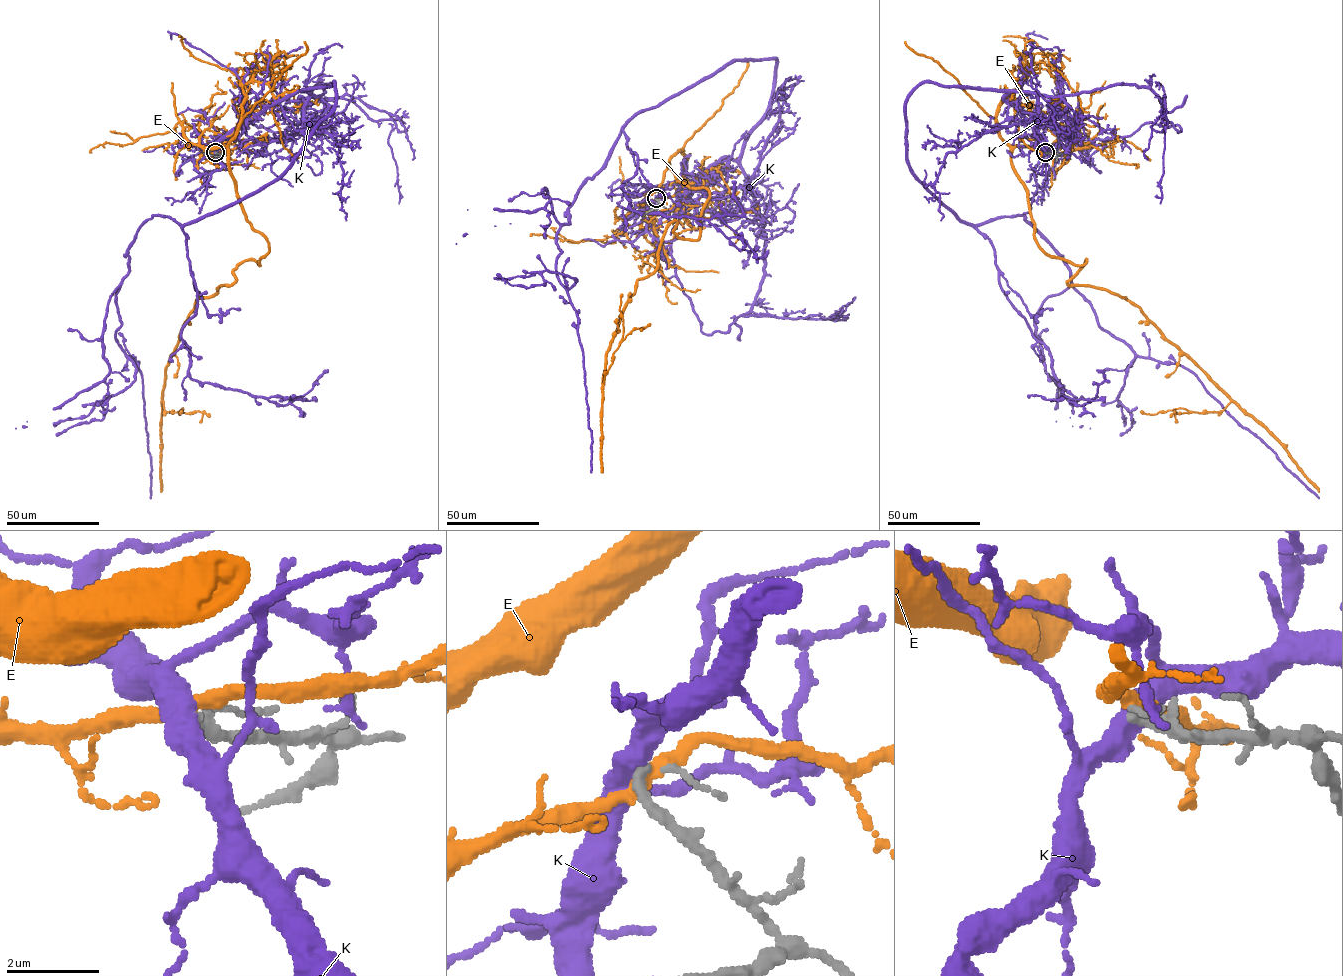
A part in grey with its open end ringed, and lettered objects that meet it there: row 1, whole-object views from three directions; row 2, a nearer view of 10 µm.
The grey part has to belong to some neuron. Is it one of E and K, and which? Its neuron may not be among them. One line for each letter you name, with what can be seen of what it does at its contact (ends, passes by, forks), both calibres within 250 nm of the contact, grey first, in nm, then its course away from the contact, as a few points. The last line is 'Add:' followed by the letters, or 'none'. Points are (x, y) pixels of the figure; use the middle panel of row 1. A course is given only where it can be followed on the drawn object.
Add: none

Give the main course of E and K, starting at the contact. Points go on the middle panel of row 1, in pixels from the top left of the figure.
E: (656, 199), (668, 165), (709, 197), (700, 236), (673, 221), (623, 310), (601, 472)
K: (656, 199), (667, 212), (738, 159), (775, 59), (640, 110), (568, 208), (556, 277), (591, 472)

